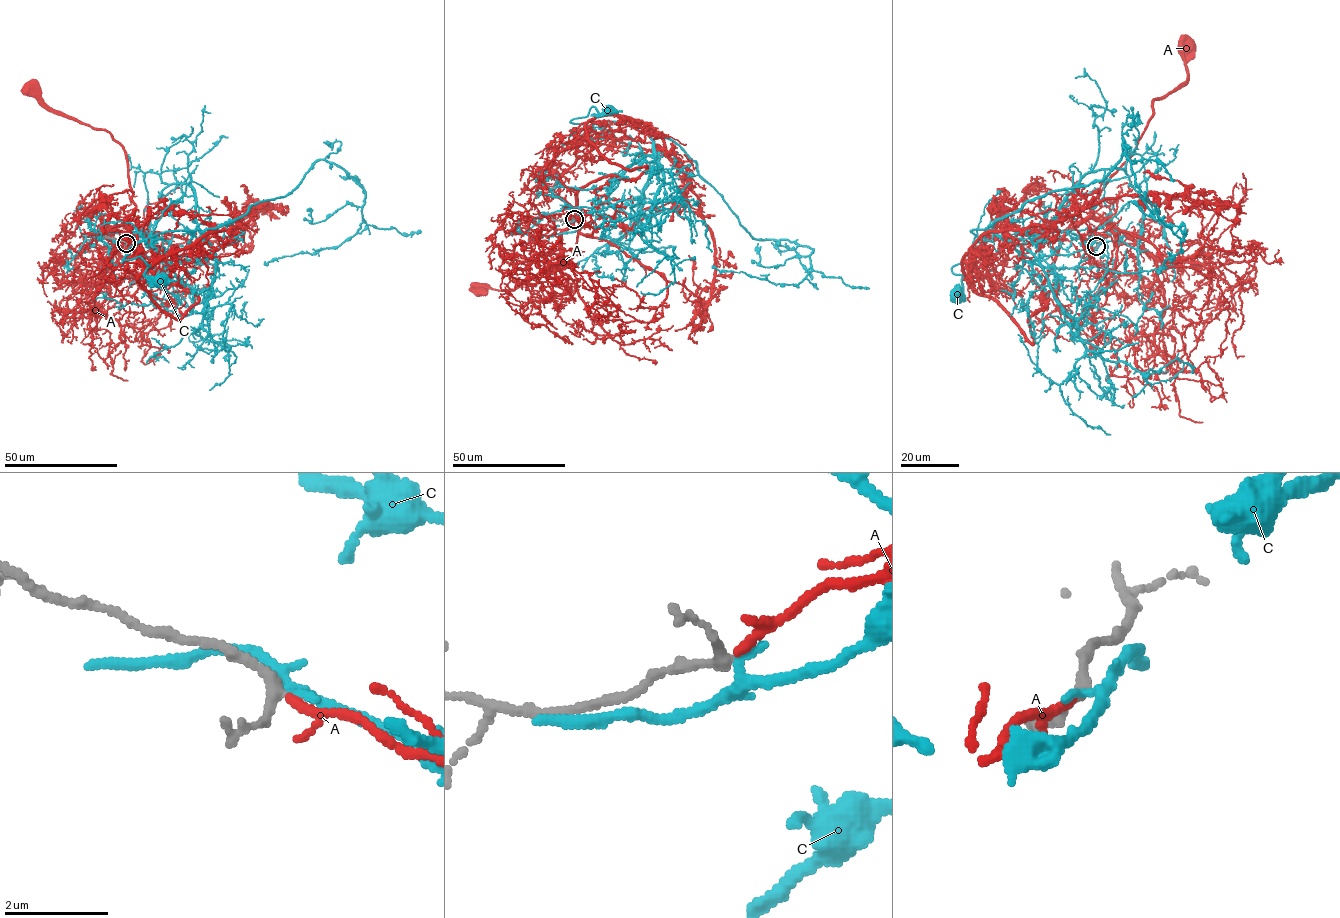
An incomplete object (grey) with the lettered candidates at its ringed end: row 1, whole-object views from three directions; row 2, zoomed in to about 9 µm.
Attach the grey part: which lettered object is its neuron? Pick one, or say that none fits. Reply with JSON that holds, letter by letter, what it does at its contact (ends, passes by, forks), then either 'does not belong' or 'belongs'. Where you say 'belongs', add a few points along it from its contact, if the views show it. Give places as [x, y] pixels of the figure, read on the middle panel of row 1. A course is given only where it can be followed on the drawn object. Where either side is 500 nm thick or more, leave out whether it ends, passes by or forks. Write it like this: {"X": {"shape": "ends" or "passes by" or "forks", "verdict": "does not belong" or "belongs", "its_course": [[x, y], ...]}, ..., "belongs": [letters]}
{"A": {"shape": "passes by", "verdict": "belongs", "its_course": [[575, 219], [586, 213], [595, 228], [582, 234], [574, 220], [583, 218], [567, 262], [511, 290], [477, 288]]}, "C": {"shape": "passes by", "verdict": "does not belong"}, "belongs": ["A"]}

